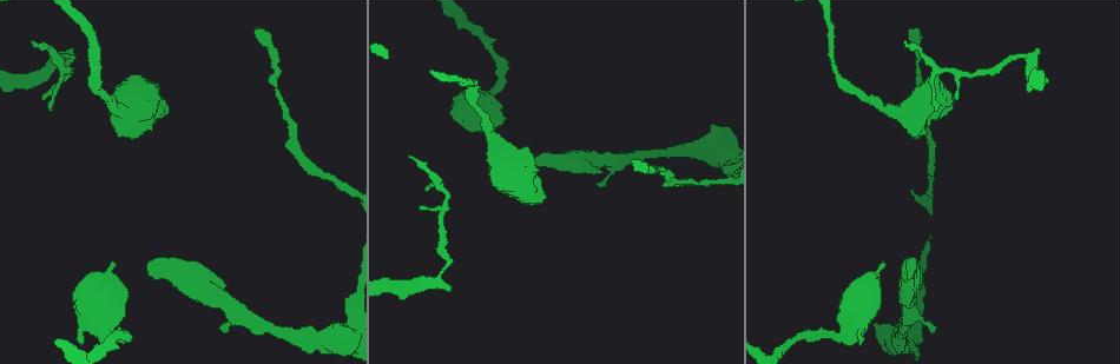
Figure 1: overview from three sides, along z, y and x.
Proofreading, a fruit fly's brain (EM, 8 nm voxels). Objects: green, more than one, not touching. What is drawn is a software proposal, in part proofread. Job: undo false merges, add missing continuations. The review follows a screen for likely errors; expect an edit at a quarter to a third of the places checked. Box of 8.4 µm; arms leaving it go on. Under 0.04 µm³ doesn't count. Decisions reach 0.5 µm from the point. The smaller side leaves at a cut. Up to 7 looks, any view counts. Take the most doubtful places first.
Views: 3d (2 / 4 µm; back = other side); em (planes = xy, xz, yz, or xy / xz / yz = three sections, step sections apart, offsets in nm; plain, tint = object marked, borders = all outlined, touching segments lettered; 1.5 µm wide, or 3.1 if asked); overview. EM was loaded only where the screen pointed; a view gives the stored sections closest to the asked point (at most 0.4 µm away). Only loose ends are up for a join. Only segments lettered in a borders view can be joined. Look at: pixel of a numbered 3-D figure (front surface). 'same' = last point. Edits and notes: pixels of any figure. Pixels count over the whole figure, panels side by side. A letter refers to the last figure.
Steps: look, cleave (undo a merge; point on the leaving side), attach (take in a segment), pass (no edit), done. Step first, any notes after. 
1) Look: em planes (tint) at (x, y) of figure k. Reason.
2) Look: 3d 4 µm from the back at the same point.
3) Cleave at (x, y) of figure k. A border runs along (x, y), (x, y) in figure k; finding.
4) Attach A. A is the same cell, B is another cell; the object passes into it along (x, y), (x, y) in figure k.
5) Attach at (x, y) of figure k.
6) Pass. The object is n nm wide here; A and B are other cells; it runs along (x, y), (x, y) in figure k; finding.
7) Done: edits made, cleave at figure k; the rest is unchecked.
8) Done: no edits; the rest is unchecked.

Look: 3d 2 µm from the back at (909, 262) of figure 1. An open end.

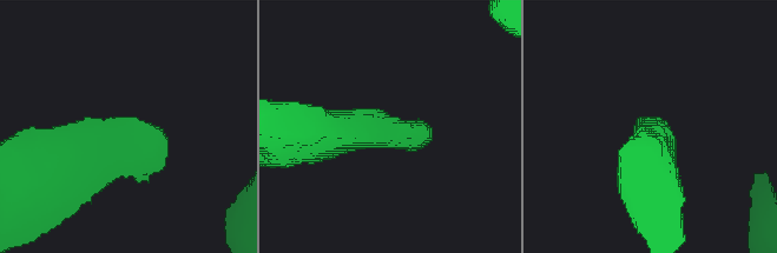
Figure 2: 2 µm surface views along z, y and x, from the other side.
Look: em xy step 4 (tint) at (161, 130) of figure 2. Need the tissue.

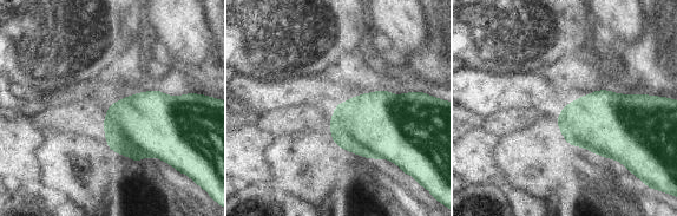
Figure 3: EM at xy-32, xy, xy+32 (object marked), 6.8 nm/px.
Look: em xy step 4 (borders) at the same point. What lies round it.

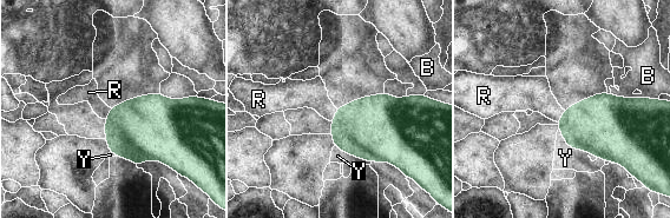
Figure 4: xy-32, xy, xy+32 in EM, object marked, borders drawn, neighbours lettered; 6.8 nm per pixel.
Attach at (313, 93) of figure 4. The object is 280 nm wide here; R is the same cell, B and Y are other cells; the cell continues.

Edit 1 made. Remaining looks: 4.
Look: em planes (borders) at (219, 327) of figure 1. Free end.

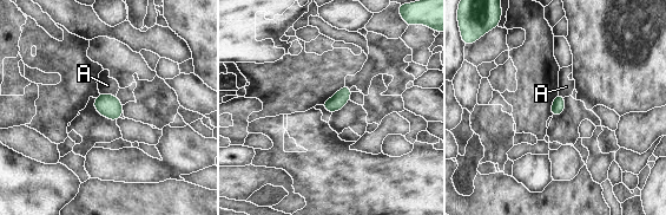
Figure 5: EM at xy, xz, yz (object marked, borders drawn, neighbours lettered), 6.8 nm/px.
Pass. A is another cell; a border runs along (99, 92), (116, 95) in figure 5; no lettered segment goes on from it.

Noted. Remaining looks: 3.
Look: 3d 4 µm at (440, 273) of figure 1. Sharp bend.

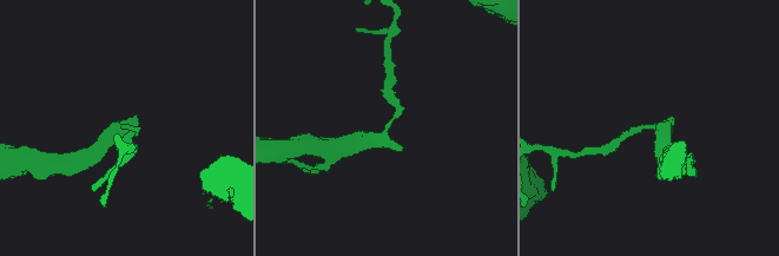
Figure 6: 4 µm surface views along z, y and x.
Look: em planes (borders) at (390, 126) of figure 6.

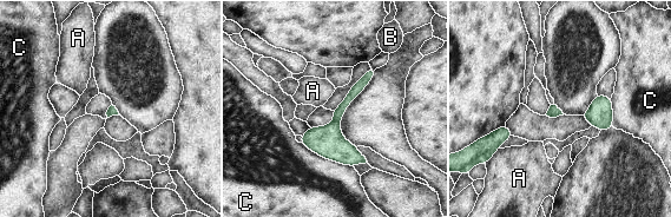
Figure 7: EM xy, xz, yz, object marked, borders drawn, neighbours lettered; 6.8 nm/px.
Pass. The object is 60 nm wide here; the longest contact is with C, 400 nm; A, B and C are other cells; all the same cell.

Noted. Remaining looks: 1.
Done: edits made, attach at figure 4; the rest is unchecked.

